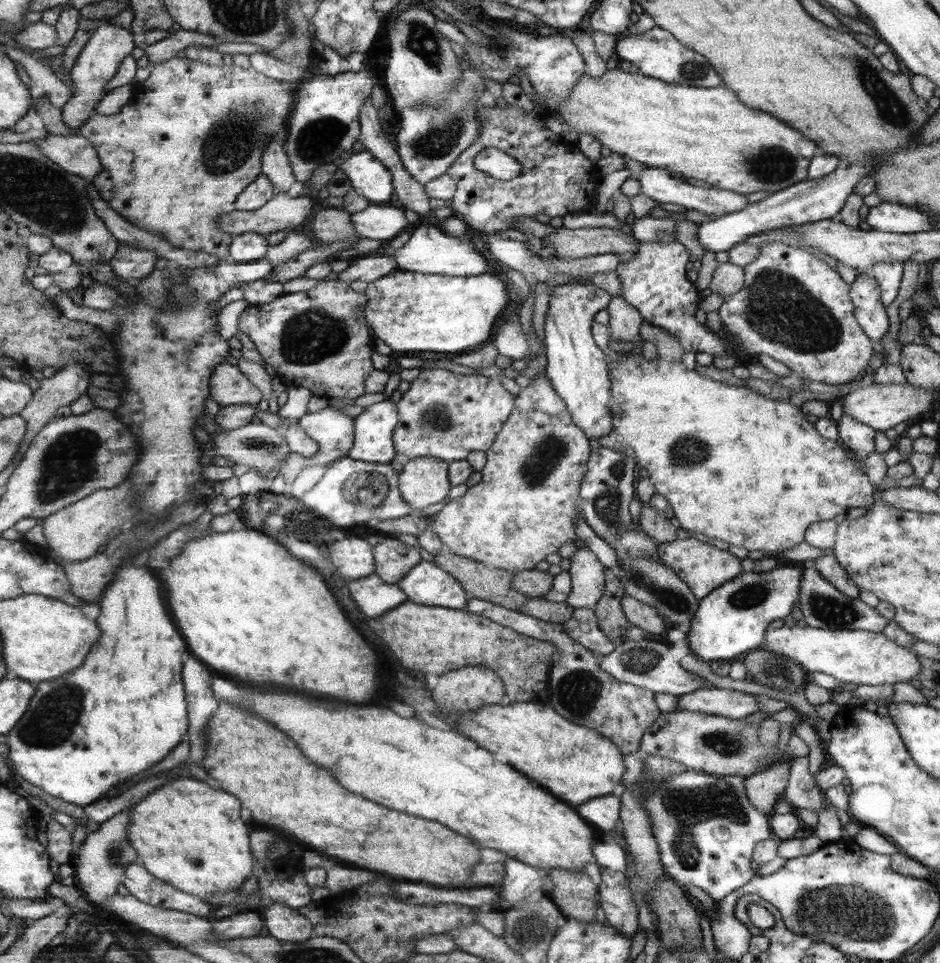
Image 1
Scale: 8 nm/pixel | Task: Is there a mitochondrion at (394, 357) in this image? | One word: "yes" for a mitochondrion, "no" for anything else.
no

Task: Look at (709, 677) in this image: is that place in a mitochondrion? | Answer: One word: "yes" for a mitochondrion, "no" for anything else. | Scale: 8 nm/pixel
no

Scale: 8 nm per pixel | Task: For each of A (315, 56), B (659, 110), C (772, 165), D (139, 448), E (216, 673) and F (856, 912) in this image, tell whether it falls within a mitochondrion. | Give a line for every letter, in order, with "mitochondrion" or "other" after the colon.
A: other
B: other
C: mitochondrion
D: other
E: other
F: mitochondrion

